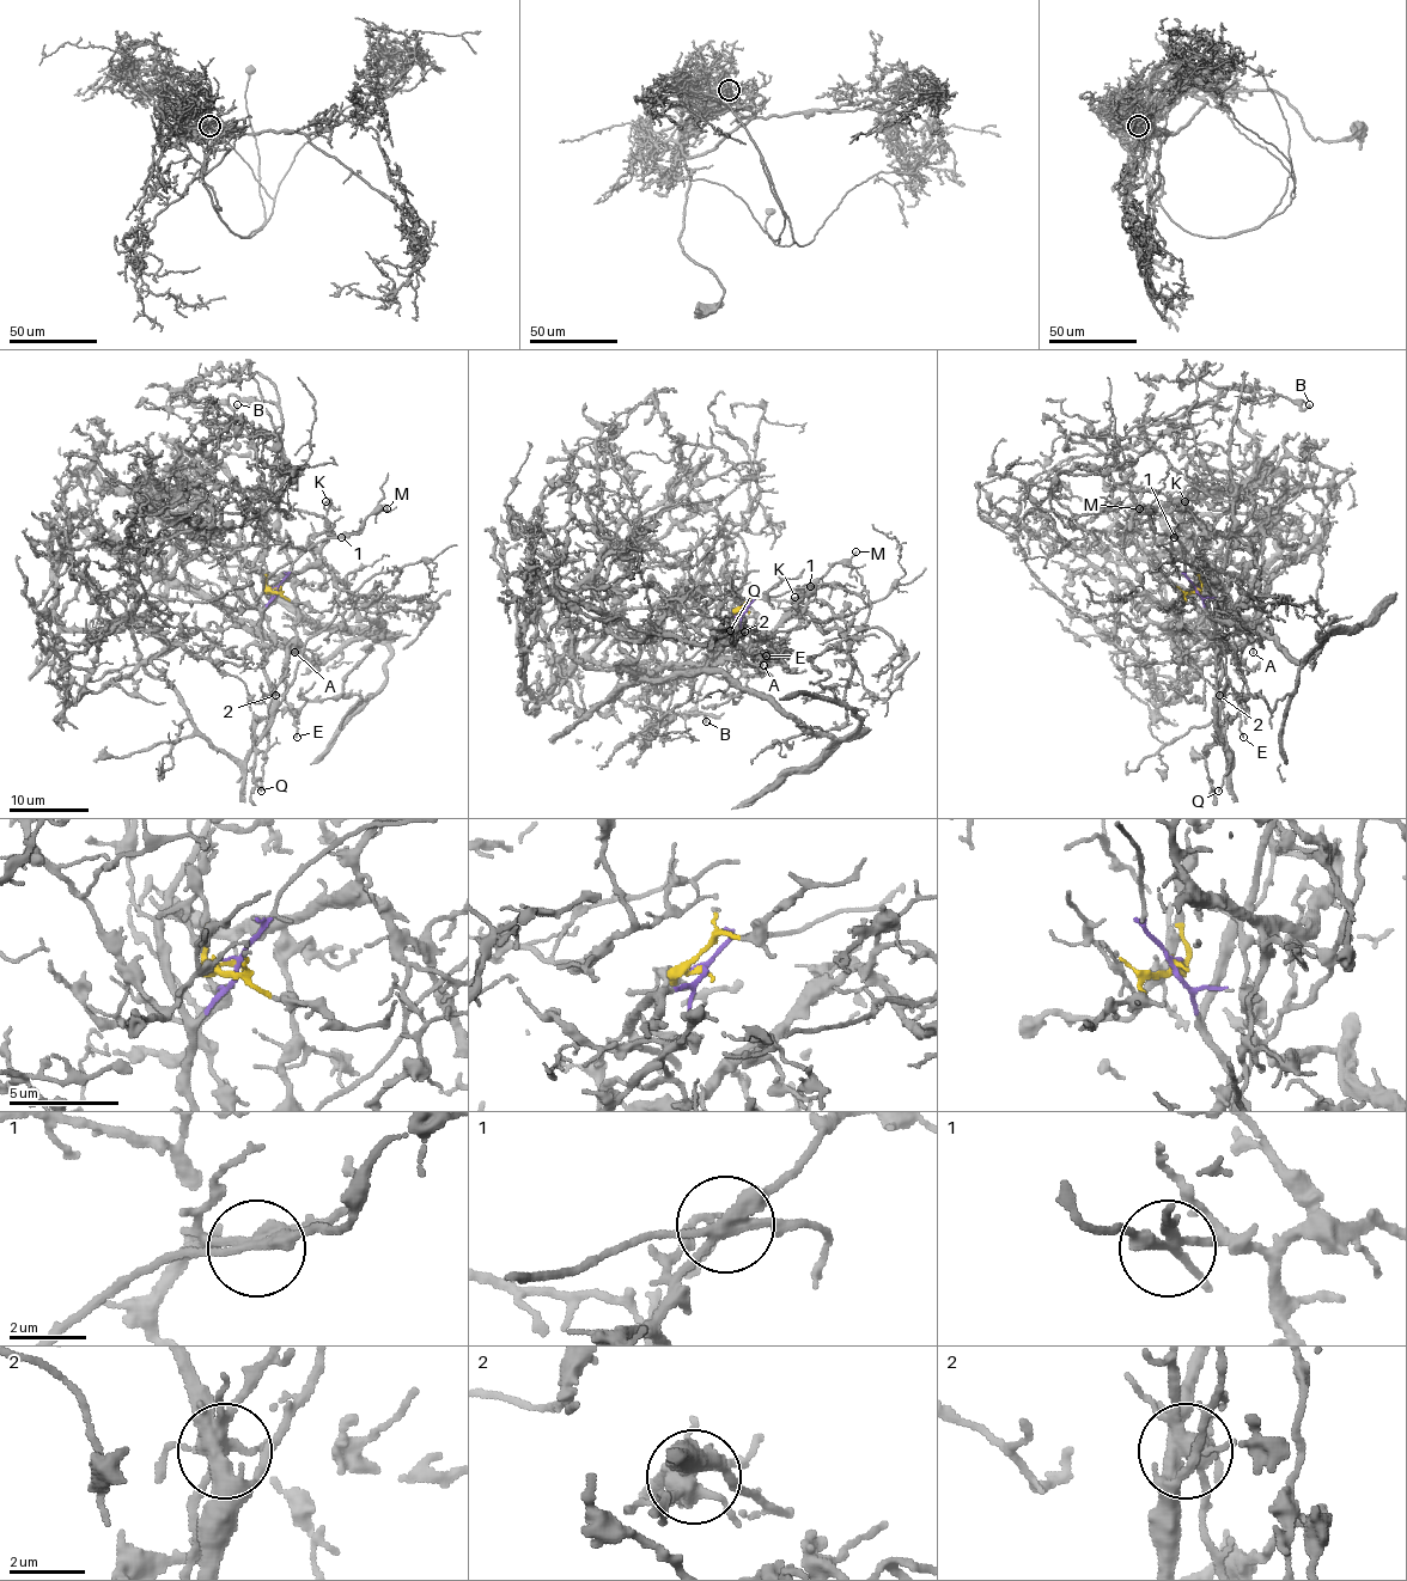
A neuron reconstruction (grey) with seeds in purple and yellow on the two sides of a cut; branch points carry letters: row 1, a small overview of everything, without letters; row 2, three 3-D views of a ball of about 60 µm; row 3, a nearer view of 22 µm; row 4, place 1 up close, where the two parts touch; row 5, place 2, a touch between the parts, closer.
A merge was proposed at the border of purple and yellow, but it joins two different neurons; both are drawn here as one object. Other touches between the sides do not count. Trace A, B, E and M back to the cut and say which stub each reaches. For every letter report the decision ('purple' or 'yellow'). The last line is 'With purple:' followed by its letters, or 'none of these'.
A: yellow
B: purple
E: yellow
M: purple
With purple: B, M

